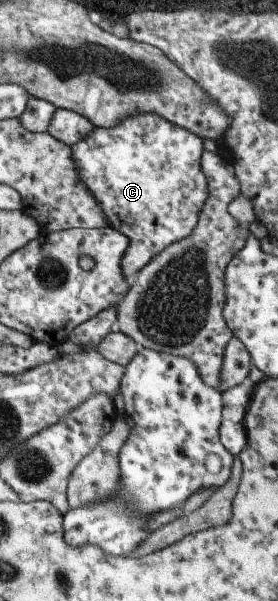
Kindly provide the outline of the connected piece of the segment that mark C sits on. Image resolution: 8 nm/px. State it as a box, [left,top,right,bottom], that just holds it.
[69,113,207,280]

